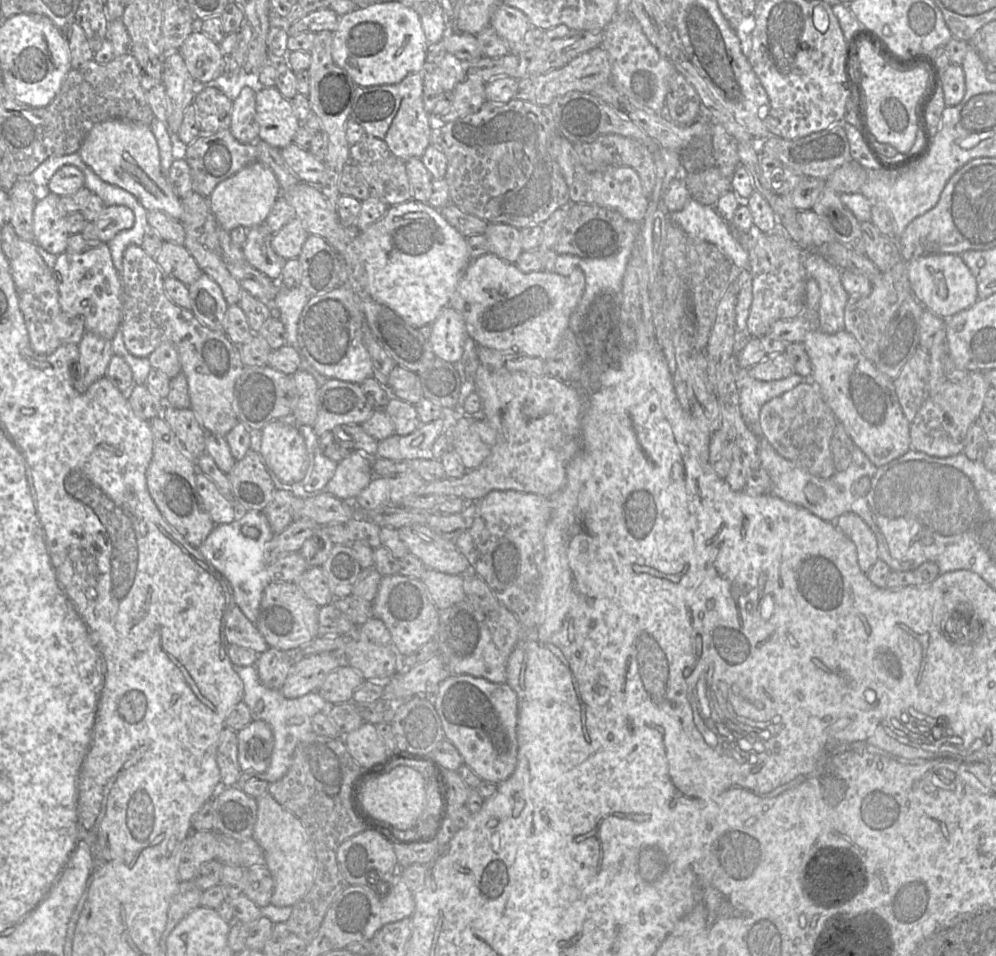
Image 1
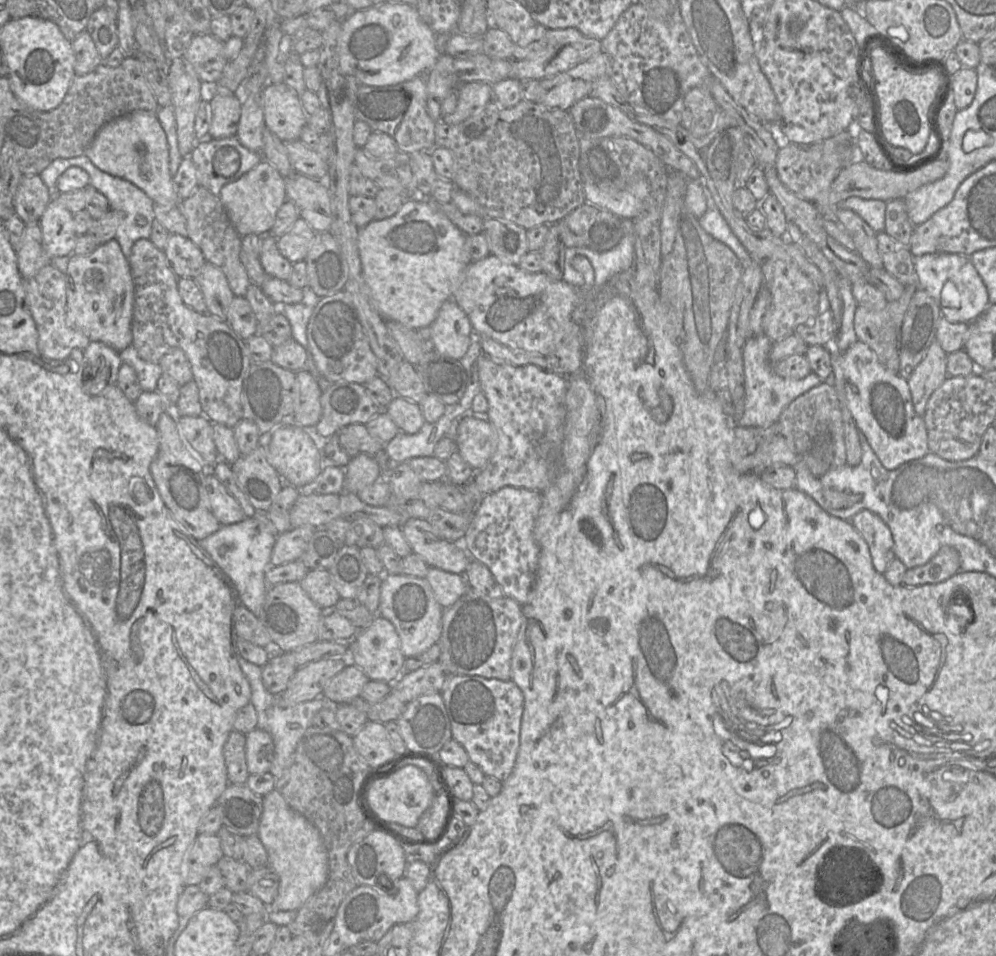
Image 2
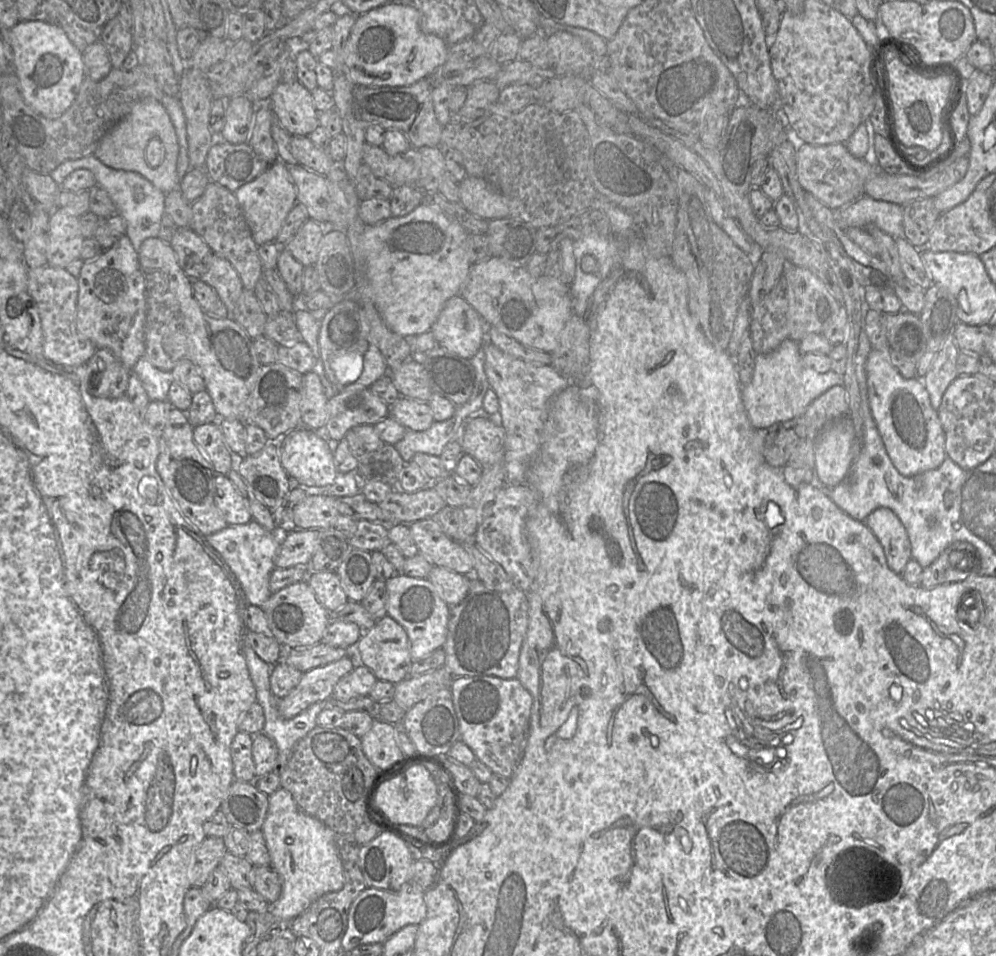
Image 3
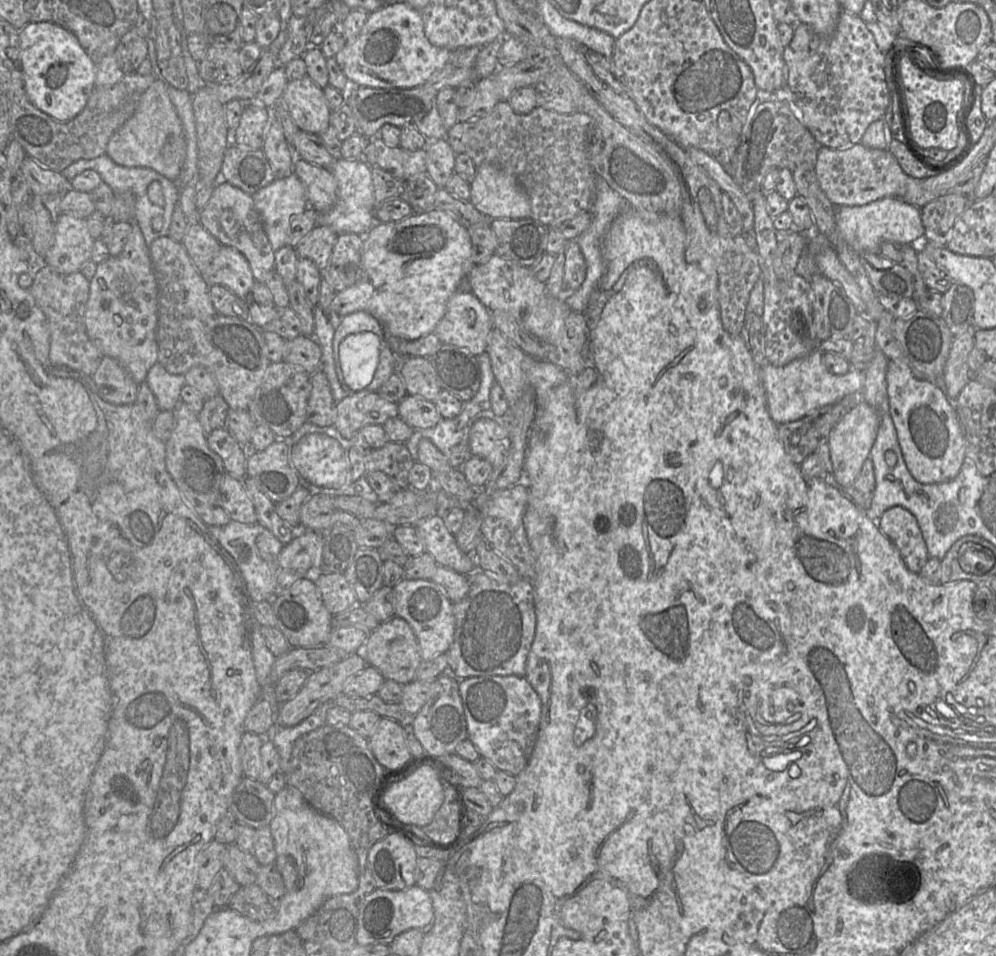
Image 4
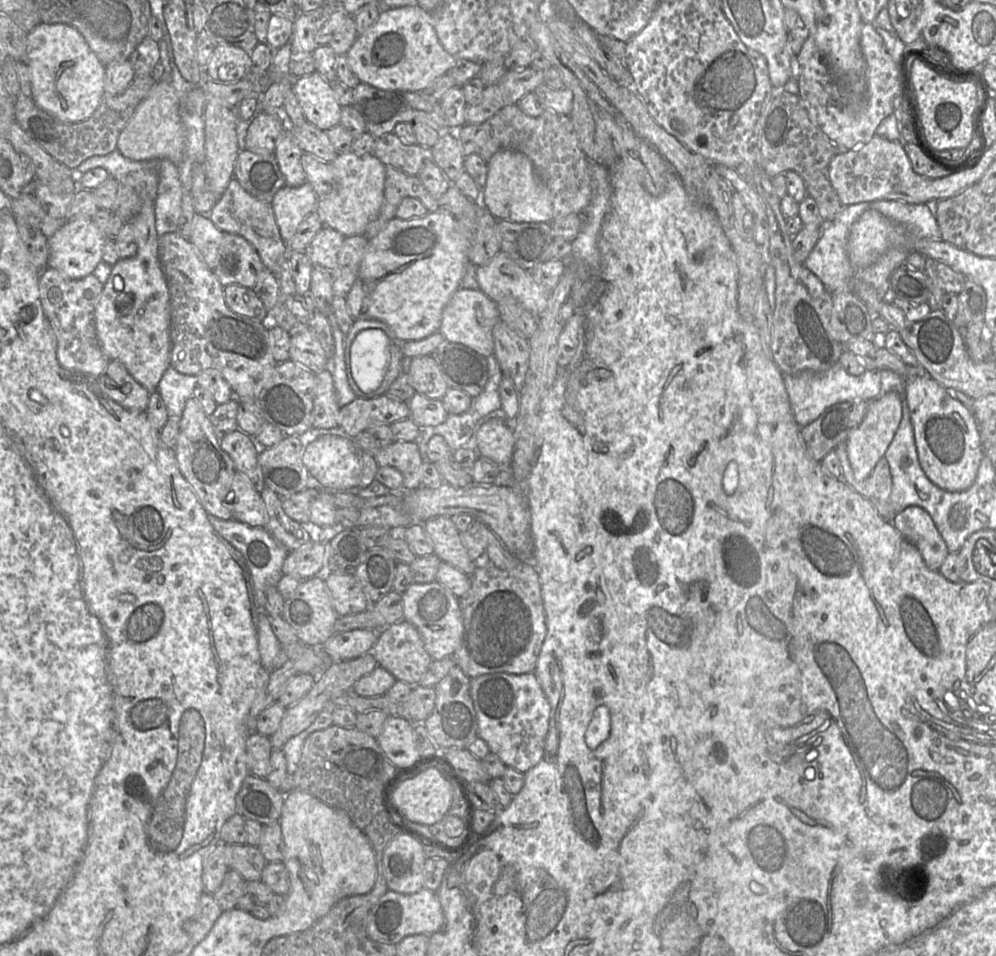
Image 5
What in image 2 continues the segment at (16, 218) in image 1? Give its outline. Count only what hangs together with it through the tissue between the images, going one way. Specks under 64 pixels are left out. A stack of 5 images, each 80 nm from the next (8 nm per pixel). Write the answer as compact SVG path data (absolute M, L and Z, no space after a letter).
M39 175L23 176L15 193L15 214L25 223L39 222L56 192L51 192Z

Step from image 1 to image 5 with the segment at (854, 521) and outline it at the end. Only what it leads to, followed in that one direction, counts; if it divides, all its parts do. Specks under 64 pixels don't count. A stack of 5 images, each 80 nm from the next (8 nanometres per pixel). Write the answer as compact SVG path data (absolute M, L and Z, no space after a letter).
M911 506L896 513L891 523L918 549L927 567L938 571L949 551L929 513Z

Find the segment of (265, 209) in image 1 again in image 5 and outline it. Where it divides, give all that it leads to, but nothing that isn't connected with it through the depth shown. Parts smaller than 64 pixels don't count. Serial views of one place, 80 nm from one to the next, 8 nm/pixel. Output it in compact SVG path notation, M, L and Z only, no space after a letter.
M310 184L297 187L284 186L276 192L270 205L283 241L289 249L289 242L300 223L314 212L319 198Z

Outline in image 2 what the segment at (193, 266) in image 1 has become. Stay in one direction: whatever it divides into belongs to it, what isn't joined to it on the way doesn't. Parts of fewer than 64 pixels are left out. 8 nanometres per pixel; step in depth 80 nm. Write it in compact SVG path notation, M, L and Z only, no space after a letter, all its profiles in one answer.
M181 235L169 237L164 253L178 278L193 279L207 263L201 250Z

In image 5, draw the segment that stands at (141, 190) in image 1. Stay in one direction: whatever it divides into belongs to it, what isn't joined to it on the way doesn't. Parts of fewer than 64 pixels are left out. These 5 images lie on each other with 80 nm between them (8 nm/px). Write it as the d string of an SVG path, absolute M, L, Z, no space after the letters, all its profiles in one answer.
M156 81L120 133L117 151L133 161L166 159L178 165L186 149L186 131L179 109L179 97L170 82Z

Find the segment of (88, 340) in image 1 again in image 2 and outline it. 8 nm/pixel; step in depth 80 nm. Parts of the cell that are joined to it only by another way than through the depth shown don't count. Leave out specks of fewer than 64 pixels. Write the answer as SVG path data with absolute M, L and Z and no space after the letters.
M91 341L83 350L82 381L89 395L96 395L105 387L116 385L122 364L117 351L110 346Z

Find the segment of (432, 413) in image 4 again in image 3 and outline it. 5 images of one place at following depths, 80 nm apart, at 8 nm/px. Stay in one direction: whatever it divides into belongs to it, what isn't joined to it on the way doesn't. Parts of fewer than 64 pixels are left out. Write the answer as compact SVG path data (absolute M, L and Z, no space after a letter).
M400 396L390 405L389 415L408 430L427 430L435 421L427 402Z

